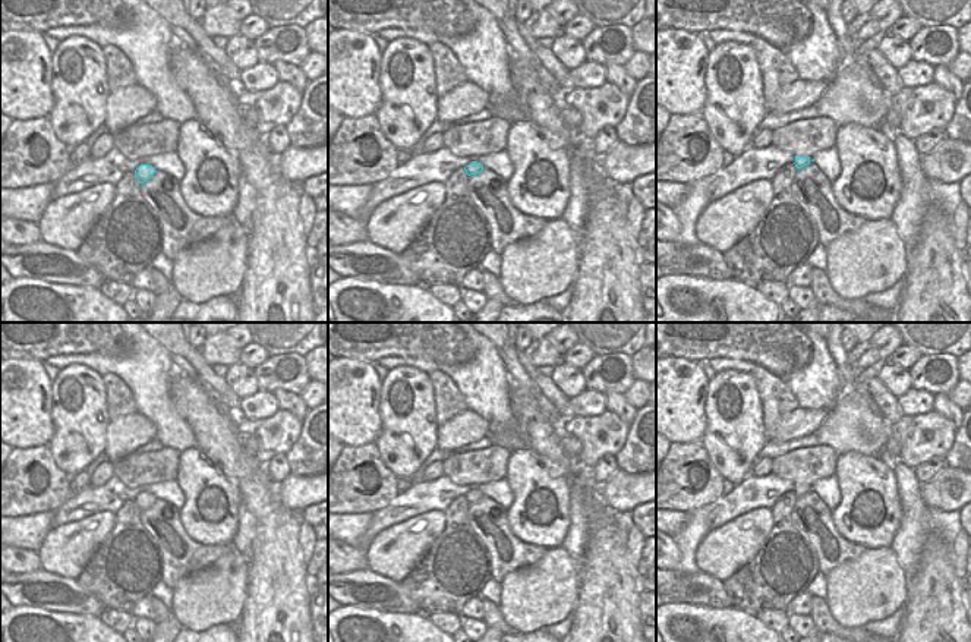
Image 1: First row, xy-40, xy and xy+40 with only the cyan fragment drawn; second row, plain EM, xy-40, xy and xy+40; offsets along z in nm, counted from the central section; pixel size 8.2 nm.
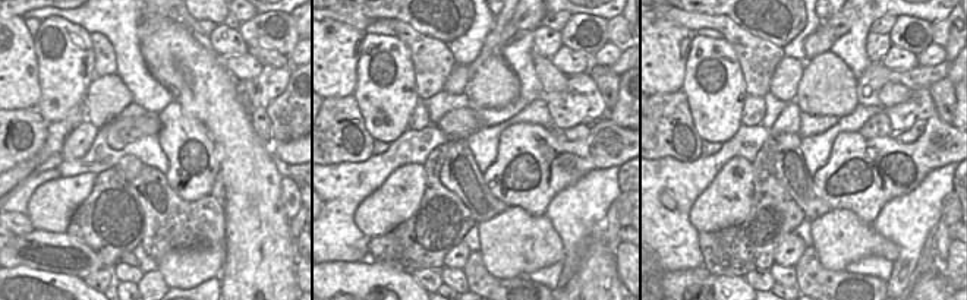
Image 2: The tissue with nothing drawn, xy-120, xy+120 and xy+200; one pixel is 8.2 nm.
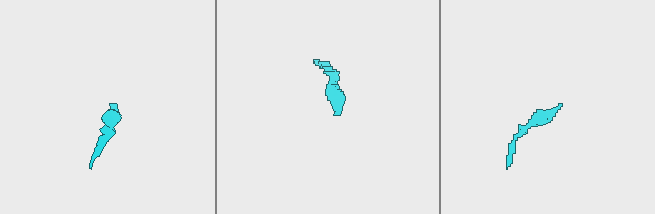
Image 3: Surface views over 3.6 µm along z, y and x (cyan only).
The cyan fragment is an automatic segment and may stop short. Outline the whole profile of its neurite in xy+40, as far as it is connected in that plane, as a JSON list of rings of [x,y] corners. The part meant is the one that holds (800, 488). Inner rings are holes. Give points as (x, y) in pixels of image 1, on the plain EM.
[[[825,444],[797,449],[773,459],[772,473],[795,484],[795,495],[810,492],[810,487],[836,473],[838,453]]]

